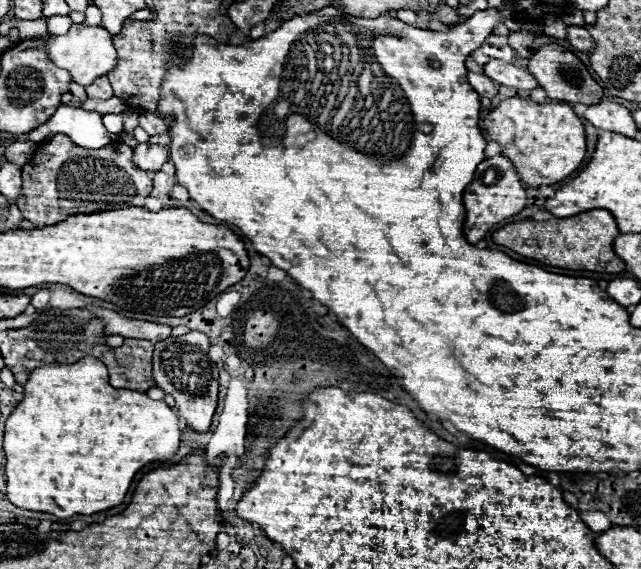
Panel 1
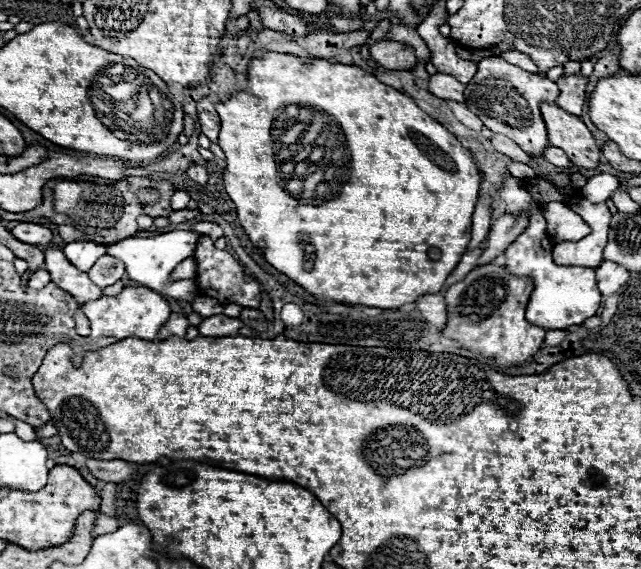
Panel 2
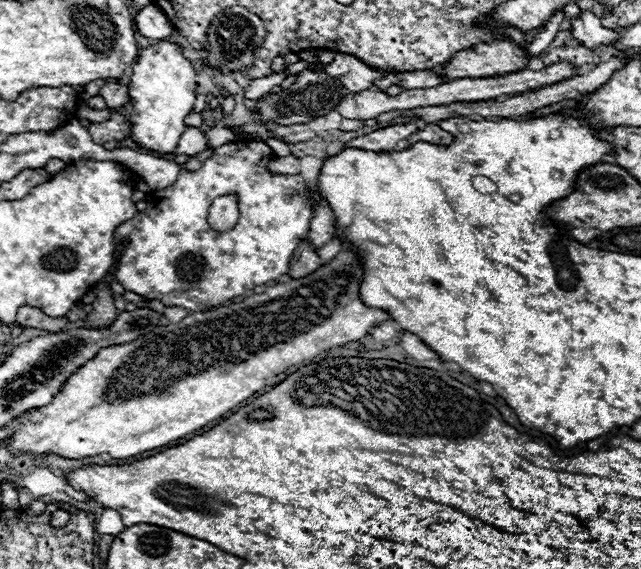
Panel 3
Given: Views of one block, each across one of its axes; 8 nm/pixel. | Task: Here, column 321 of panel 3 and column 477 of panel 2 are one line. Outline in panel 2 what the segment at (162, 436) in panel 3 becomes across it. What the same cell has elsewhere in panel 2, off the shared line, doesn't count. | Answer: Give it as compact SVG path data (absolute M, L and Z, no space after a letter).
M494 262L474 268L462 282L452 284L444 294L448 324L442 330L442 336L460 342L470 352L494 360L500 368L520 366L542 348L546 334L546 330L532 326L524 318L532 290L534 284L530 278L512 276Z

